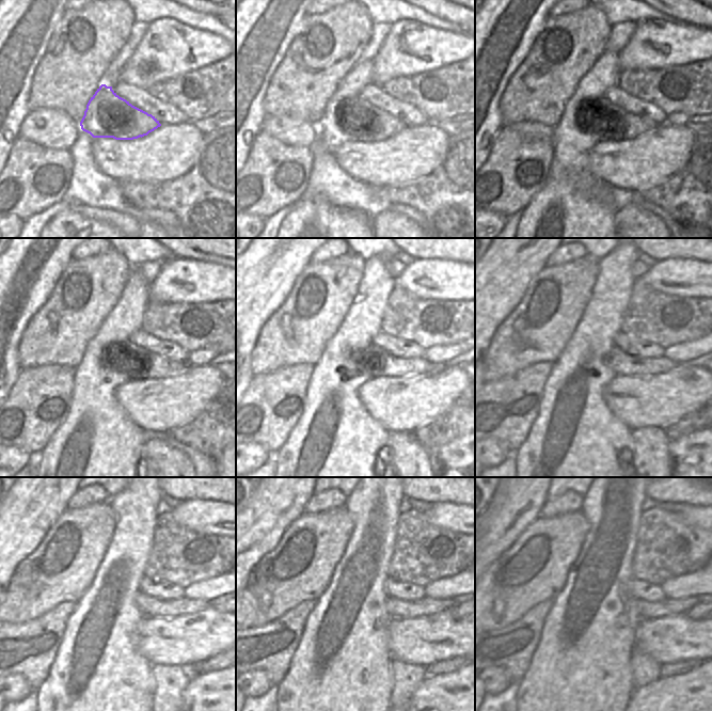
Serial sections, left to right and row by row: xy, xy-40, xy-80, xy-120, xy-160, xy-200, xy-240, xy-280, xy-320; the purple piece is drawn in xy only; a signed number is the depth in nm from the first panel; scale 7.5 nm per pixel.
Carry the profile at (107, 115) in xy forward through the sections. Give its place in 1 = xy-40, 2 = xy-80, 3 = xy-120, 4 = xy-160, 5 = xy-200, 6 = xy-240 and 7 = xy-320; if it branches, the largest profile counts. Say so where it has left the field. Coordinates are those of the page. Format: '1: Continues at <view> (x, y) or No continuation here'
1: Continues at xy-40 (362, 121)
2: Continues at xy-80 (621, 125)
3: Continues at xy-120 (142, 364)
4: Continues at xy-160 (378, 362)
5: Continues at xy-200 (621, 363)
6: Continues at xy-240 (148, 605)
7: Continues at xy-320 (667, 606)

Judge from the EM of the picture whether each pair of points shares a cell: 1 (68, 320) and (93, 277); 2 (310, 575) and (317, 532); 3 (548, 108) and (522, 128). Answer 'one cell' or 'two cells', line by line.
1: one cell
2: one cell
3: two cells

